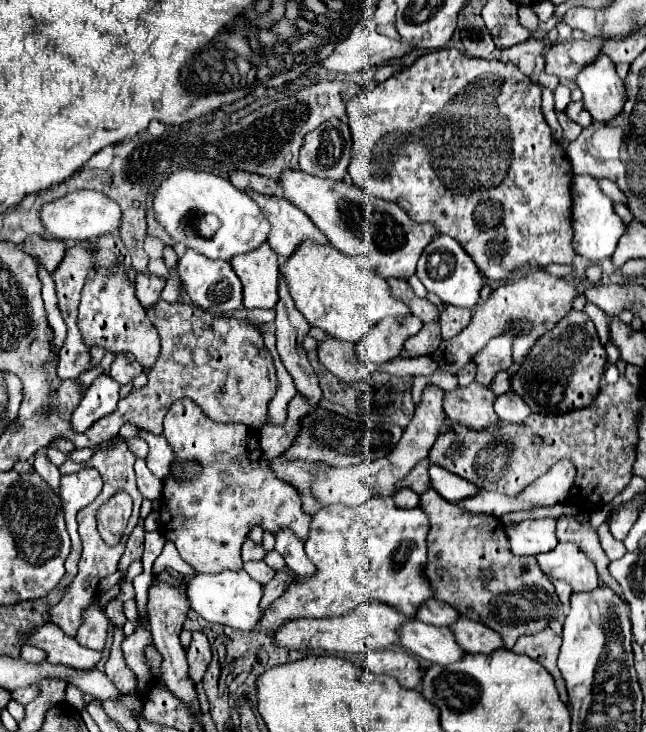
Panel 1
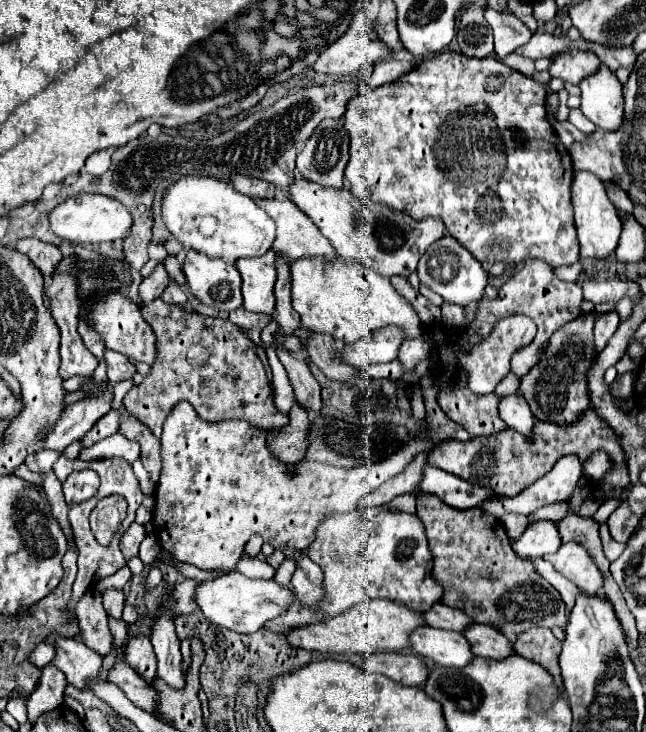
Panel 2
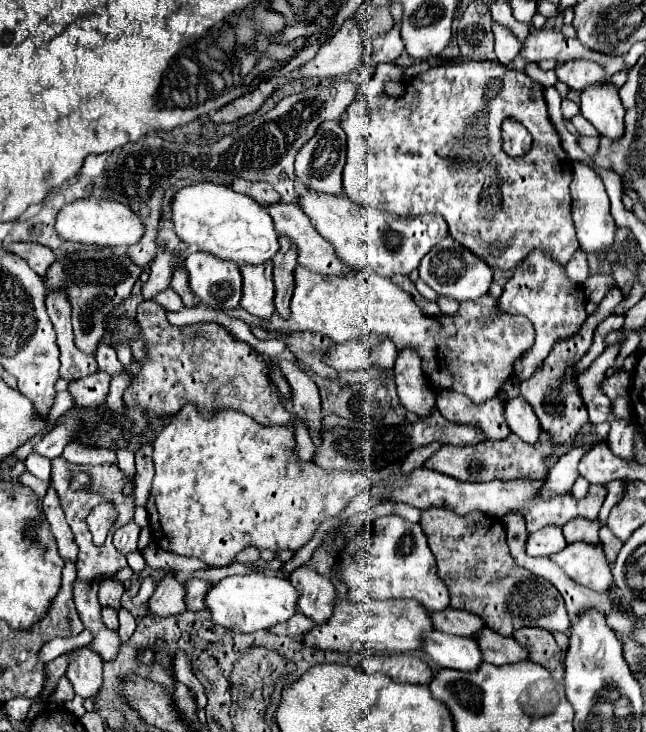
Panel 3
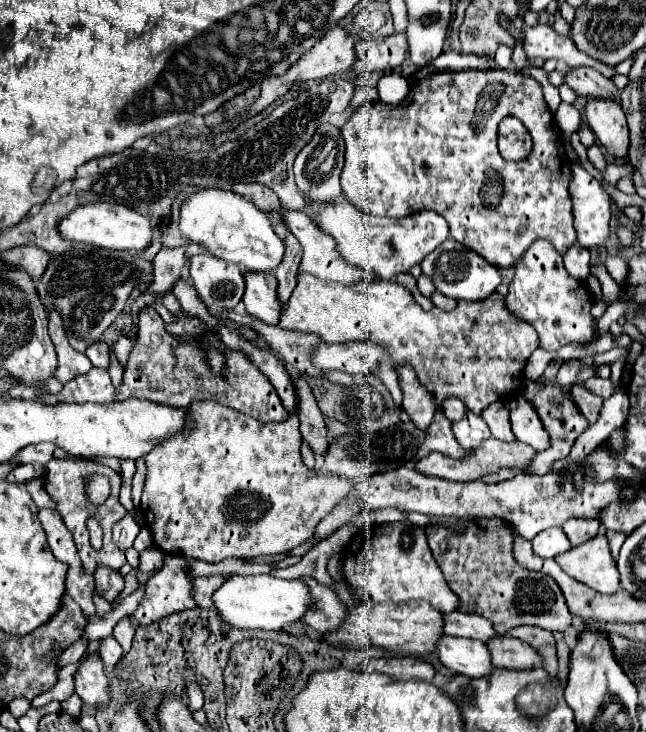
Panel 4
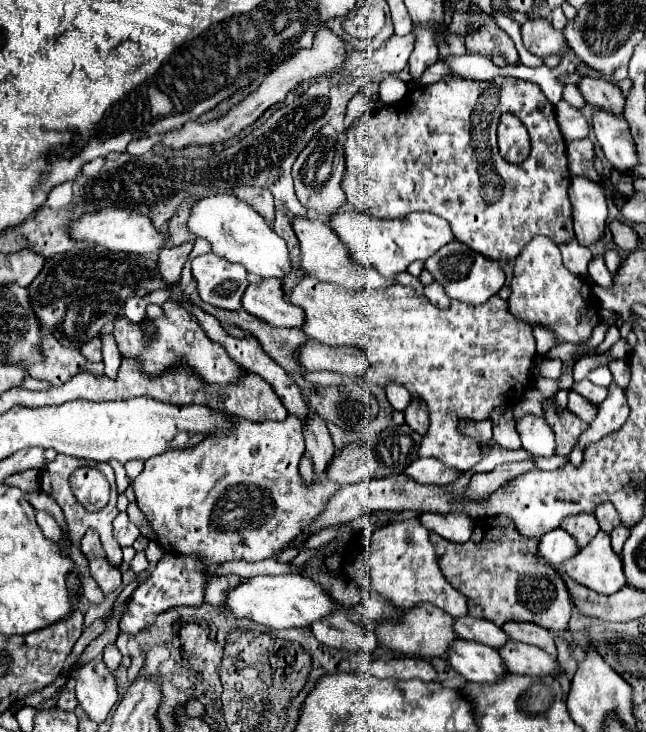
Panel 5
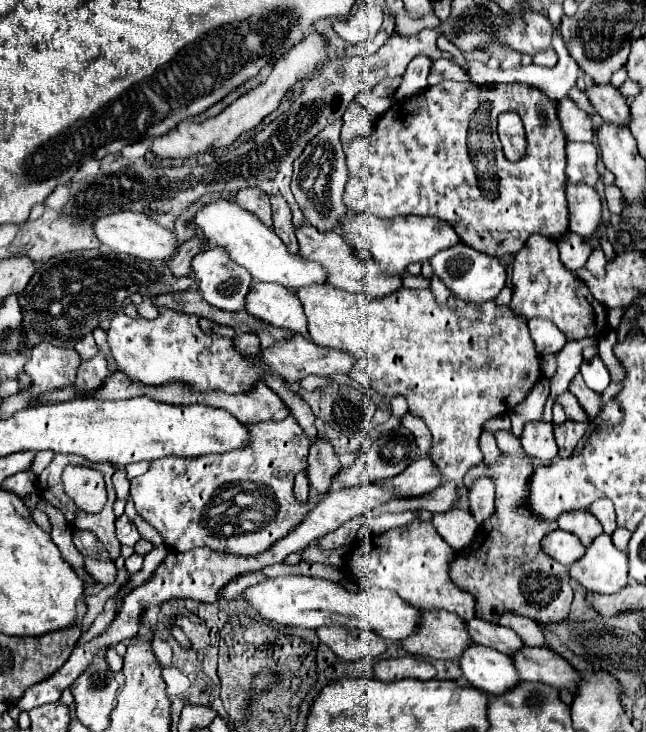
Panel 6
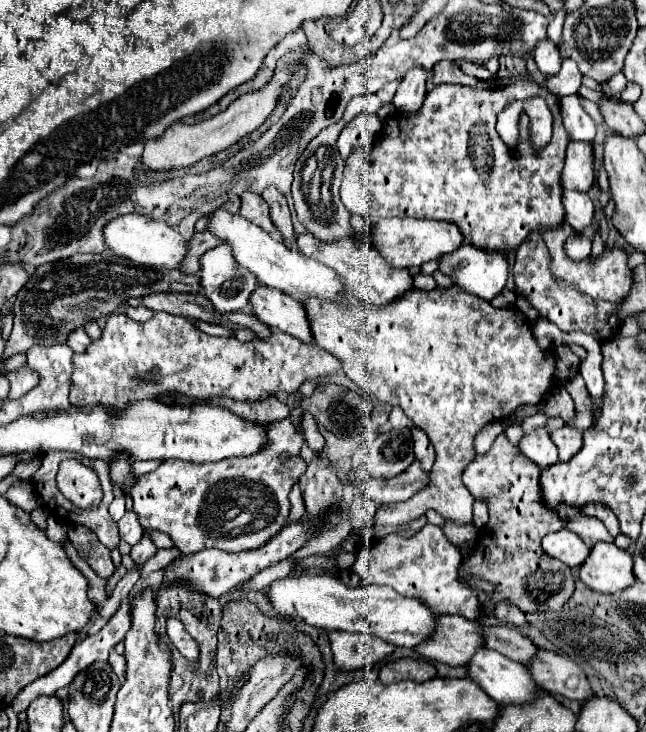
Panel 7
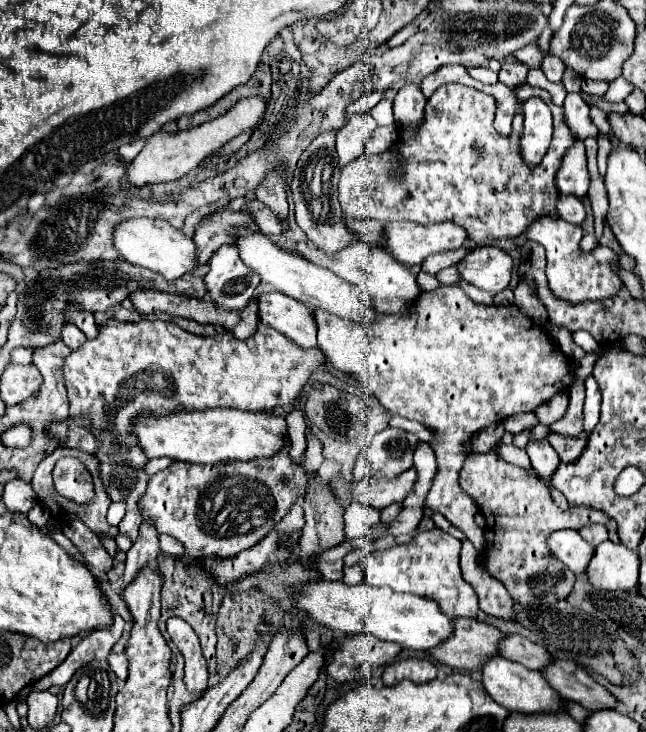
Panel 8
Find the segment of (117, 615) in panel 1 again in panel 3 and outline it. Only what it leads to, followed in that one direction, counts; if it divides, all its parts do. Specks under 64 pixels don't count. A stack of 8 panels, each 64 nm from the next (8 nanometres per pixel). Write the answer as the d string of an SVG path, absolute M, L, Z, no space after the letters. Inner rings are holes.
M104 578L100 582L100 592L98 592L98 598L100 598L100 604L102 606L110 606L112 610L120 610L120 598L124 594L124 586L114 582L112 578Z

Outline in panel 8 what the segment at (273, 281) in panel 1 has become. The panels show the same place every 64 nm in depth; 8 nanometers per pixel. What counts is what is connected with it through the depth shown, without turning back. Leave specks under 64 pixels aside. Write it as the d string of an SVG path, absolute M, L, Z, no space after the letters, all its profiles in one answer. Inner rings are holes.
M262 292L258 298L260 322L276 328L302 348L316 348L314 312L282 292Z

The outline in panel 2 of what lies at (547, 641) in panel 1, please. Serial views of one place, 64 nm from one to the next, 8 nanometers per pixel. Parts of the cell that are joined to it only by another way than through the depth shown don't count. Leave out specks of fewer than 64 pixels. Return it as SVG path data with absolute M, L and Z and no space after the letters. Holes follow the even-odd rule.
M532 628L524 634L520 634L516 644L514 644L514 652L536 662L536 664L540 664L540 666L544 666L552 674L554 684L560 690L564 690L560 666L558 666L560 640L548 628Z

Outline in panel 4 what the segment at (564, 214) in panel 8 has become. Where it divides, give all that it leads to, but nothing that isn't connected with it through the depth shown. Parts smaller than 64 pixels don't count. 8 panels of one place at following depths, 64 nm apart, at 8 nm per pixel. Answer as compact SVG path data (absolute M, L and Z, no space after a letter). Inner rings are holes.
M578 162L572 164L570 196L574 202L572 212L578 244L584 248L602 246L610 236L610 196Z

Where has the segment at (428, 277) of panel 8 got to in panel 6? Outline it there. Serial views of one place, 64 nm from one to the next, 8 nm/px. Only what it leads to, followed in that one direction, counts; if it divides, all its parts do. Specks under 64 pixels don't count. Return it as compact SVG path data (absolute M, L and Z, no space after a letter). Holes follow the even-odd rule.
M408 272L402 274L402 282L406 288L428 288L428 284L430 284L430 280L426 280L422 276L412 276Z

